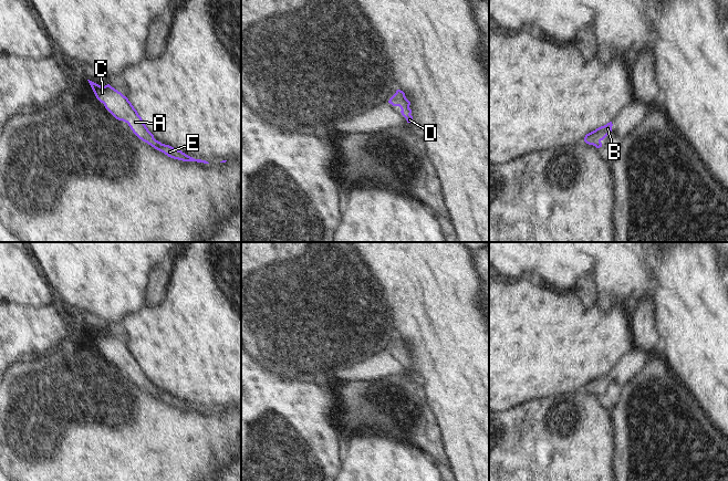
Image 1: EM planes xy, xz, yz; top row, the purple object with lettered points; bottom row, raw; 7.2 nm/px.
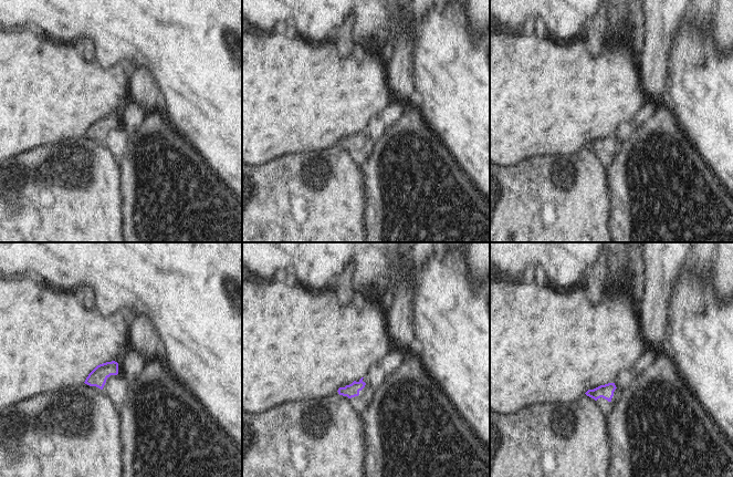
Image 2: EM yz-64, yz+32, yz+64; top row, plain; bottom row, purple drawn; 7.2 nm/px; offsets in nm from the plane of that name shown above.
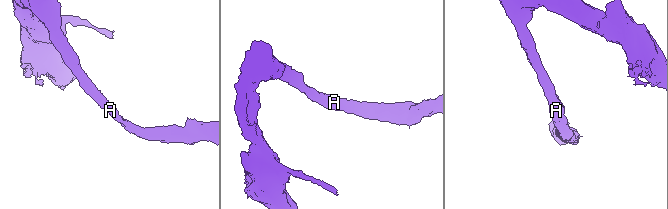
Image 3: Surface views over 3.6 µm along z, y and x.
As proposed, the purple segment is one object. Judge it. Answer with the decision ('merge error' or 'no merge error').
no merge error

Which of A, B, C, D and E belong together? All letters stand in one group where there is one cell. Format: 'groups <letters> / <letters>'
groups A B C D E

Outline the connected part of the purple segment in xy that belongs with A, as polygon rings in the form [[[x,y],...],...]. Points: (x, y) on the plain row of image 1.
[[[87,327],[96,346],[104,352],[105,356],[118,368],[128,372],[133,380],[143,389],[147,390],[155,397],[164,400],[170,406],[183,409],[197,409],[209,411],[206,408],[195,407],[181,398],[178,398],[169,393],[162,391],[154,386],[154,383],[148,378],[142,365],[134,356],[132,351],[121,339],[112,335],[110,332],[101,334]]]

